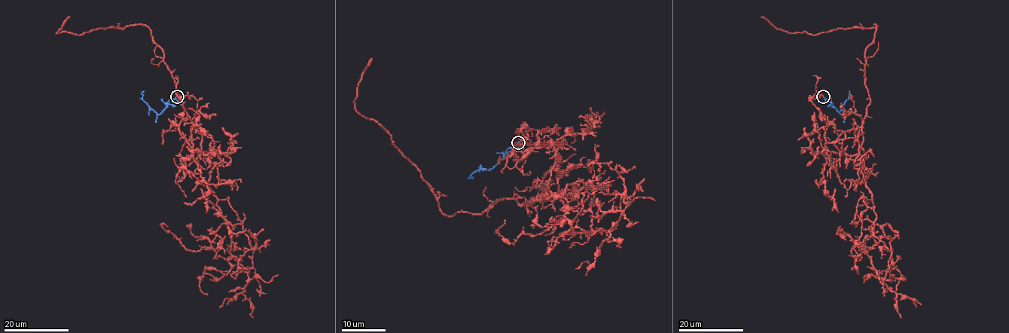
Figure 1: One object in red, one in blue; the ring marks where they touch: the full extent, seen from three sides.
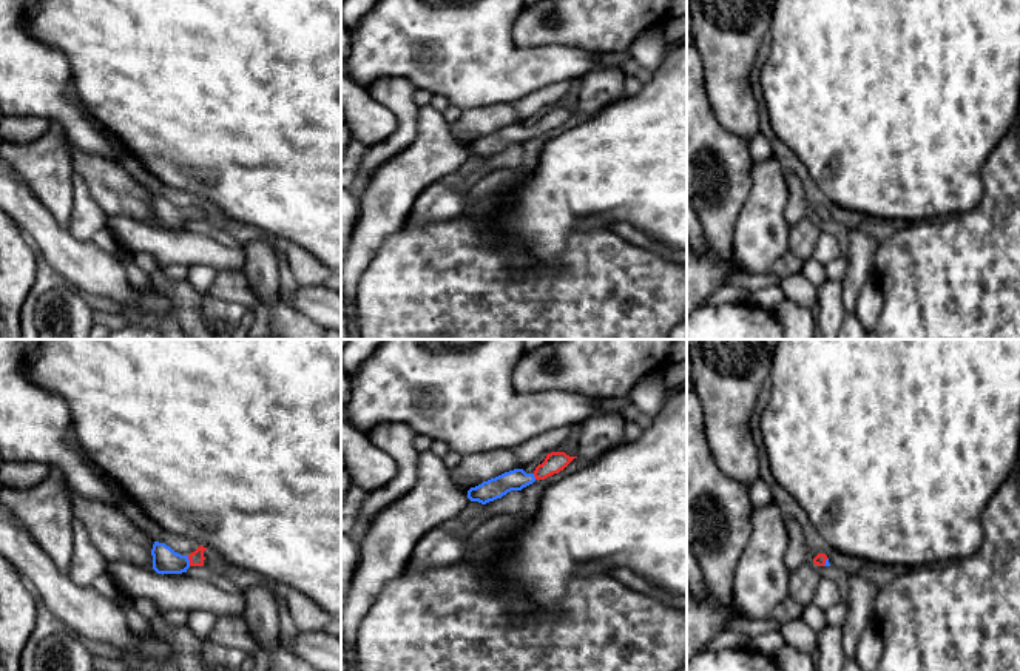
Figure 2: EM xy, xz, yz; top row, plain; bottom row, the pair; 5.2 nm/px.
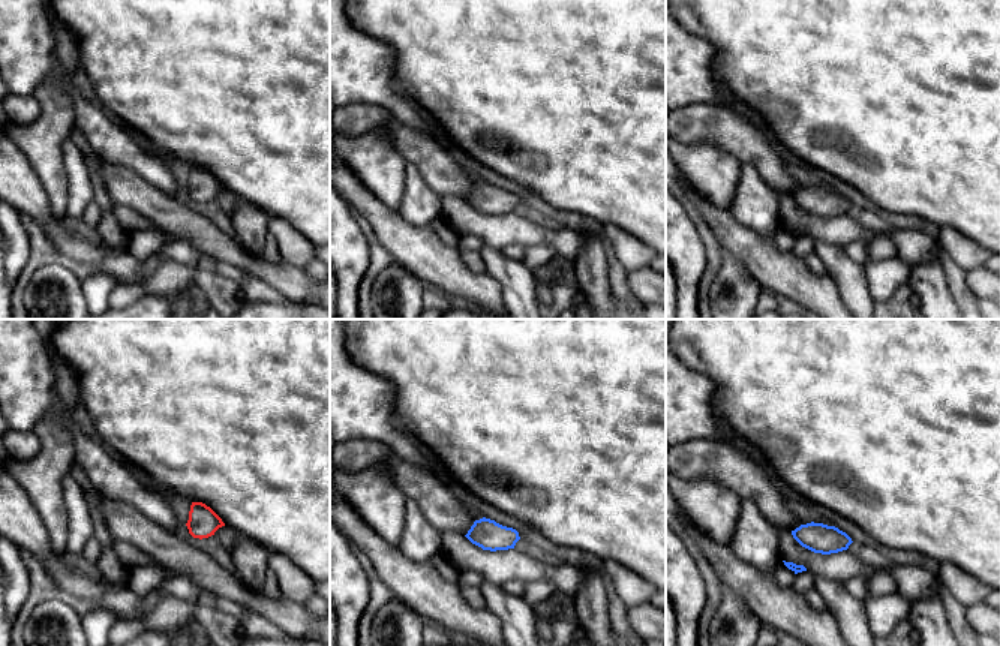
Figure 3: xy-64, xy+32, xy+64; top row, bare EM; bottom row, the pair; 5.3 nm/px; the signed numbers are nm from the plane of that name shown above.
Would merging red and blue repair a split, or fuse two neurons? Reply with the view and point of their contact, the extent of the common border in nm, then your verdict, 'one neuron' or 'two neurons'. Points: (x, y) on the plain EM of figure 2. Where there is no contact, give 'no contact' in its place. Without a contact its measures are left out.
contact xy (189, 213); length 60 nm; one neuron

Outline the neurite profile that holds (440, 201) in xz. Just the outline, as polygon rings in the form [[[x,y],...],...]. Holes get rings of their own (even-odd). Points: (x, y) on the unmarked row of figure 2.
[[[441,180],[427,187],[414,202],[406,217],[409,225],[427,225],[463,214],[463,190]]]

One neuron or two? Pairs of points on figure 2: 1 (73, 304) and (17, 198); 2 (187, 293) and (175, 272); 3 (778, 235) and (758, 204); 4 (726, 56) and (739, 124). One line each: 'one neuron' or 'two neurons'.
1: two neurons
2: two neurons
3: one neuron
4: one neuron

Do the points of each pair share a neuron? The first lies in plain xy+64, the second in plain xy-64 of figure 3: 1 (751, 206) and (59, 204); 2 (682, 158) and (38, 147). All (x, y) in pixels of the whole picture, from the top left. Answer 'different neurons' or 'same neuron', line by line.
1: different neurons
2: same neuron

